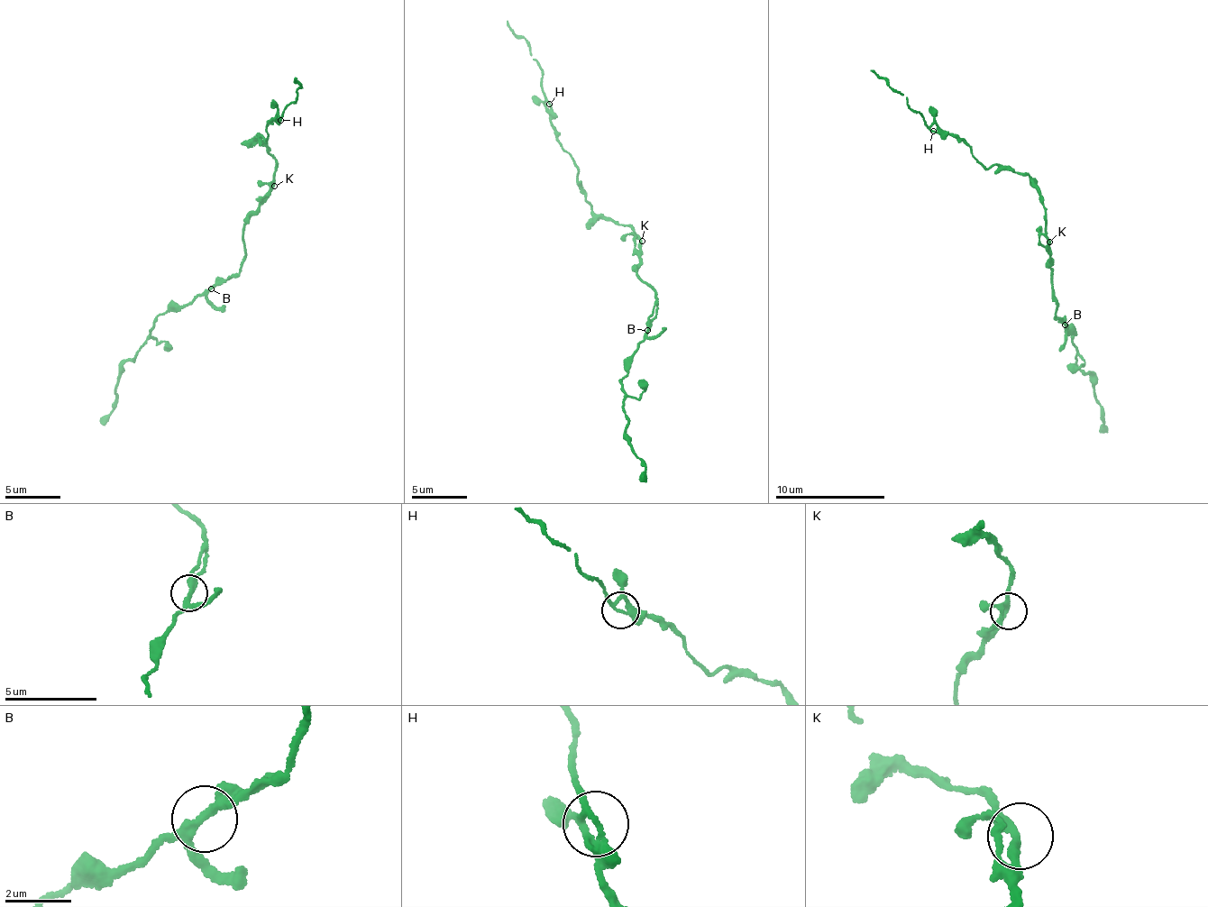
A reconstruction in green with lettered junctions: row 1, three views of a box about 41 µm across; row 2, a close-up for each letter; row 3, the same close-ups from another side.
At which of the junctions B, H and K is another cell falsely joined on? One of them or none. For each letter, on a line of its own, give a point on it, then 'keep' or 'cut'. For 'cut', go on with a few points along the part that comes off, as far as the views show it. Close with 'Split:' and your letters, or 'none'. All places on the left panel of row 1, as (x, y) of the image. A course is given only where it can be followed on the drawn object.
B: (211, 288) | keep
H: (280, 120) | keep
K: (274, 186) | keep
Split: none

